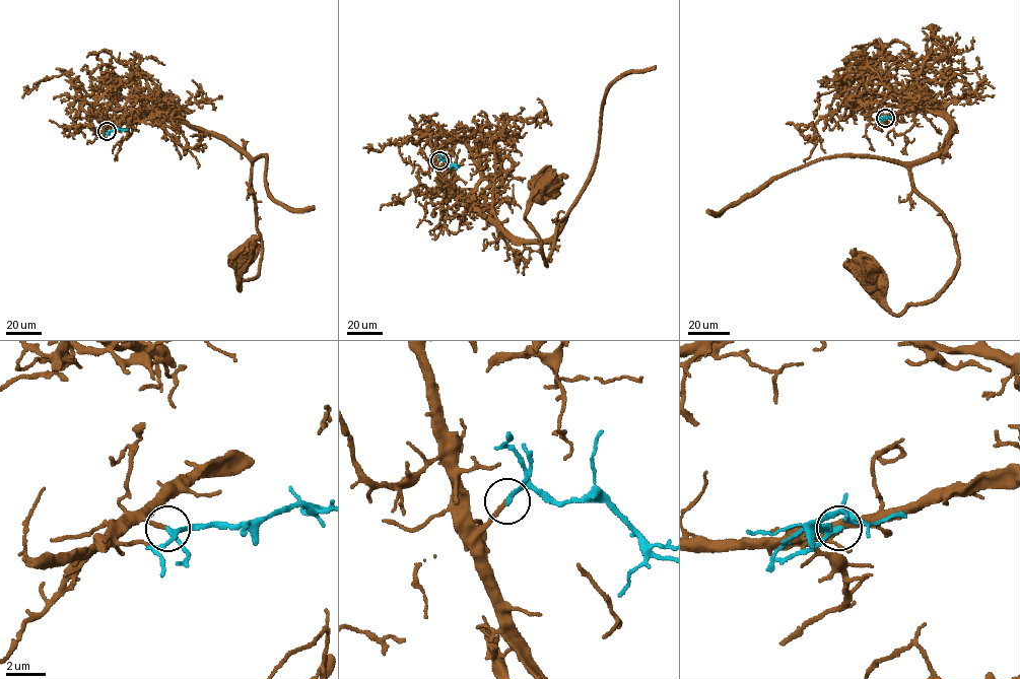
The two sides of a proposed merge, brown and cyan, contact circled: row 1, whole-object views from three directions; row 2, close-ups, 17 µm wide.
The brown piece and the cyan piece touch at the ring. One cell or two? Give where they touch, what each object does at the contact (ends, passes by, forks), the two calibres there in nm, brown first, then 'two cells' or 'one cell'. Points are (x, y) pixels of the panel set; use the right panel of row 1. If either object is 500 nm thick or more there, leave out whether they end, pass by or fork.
place (885, 118); brown ends; cyan passes by; calibres 240 and 200 nm; one cell

